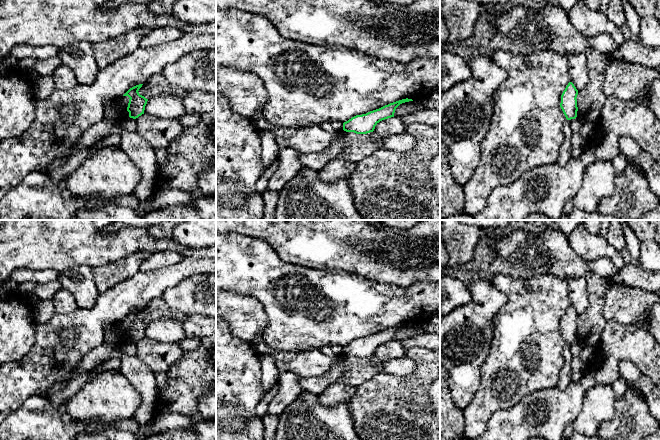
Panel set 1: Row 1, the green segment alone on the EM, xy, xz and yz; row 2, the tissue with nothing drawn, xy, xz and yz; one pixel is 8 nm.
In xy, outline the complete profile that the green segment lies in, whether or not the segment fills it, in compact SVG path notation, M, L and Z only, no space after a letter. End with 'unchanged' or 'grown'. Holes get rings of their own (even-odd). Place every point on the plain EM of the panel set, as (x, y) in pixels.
M143 308L136 309L130 312L123 320L128 320L129 327L127 331L127 335L129 336L129 341L136 343L142 338L144 338L145 330L147 328L148 323L139 318L139 313Z; unchanged

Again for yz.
M569 306L561 319L560 331L567 344L575 343L577 341L577 319L578 314L572 306Z; unchanged

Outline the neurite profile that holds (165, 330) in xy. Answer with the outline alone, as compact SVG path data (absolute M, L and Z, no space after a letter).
M174 319L154 320L148 323L144 334L144 338L174 343L178 343L185 337L183 324Z

